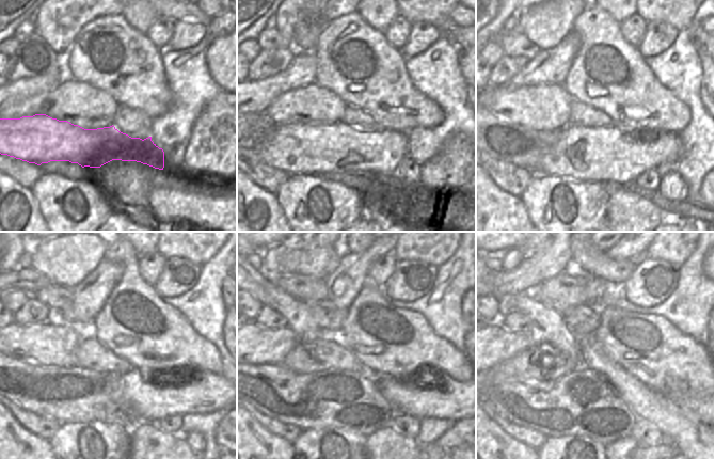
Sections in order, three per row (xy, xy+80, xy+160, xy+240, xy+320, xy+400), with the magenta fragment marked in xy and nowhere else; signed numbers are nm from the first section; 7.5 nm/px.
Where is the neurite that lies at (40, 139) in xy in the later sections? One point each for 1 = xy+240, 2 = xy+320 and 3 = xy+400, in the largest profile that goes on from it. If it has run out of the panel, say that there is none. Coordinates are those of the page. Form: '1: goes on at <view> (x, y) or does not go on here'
1: goes on at xy+240 (203, 392)
2: goes on at xy+320 (454, 400)
3: goes on at xy+400 (679, 395)

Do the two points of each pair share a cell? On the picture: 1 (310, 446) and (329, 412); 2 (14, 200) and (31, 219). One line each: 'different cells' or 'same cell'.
1: different cells
2: same cell

